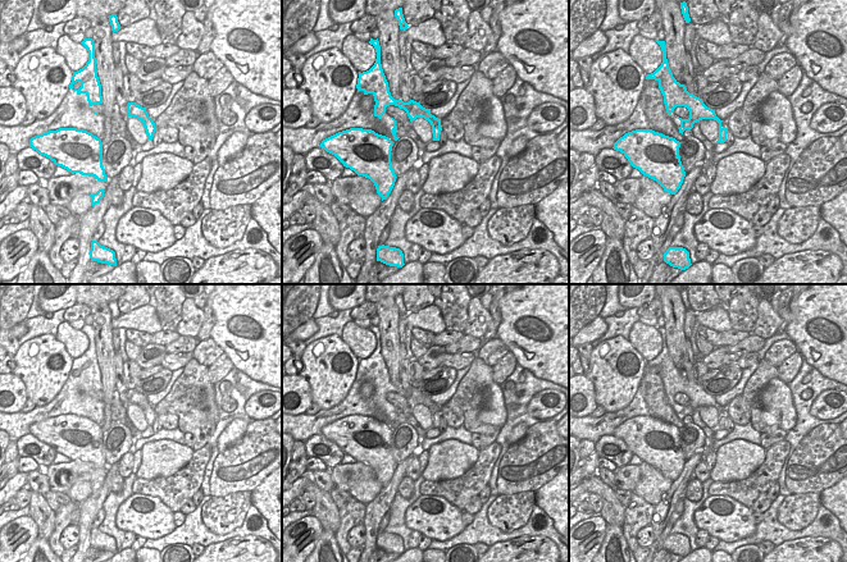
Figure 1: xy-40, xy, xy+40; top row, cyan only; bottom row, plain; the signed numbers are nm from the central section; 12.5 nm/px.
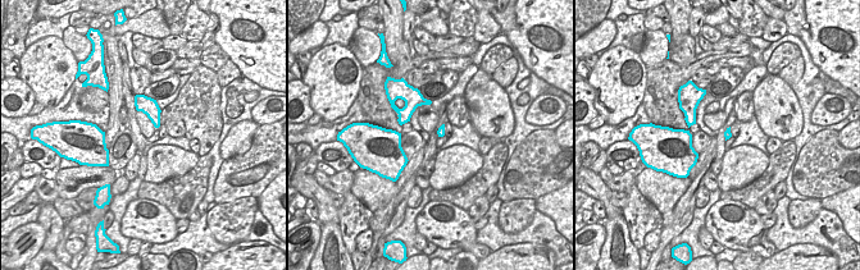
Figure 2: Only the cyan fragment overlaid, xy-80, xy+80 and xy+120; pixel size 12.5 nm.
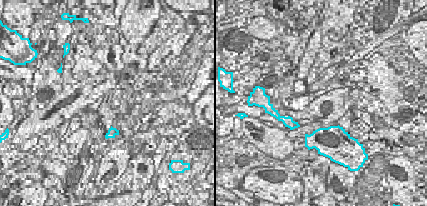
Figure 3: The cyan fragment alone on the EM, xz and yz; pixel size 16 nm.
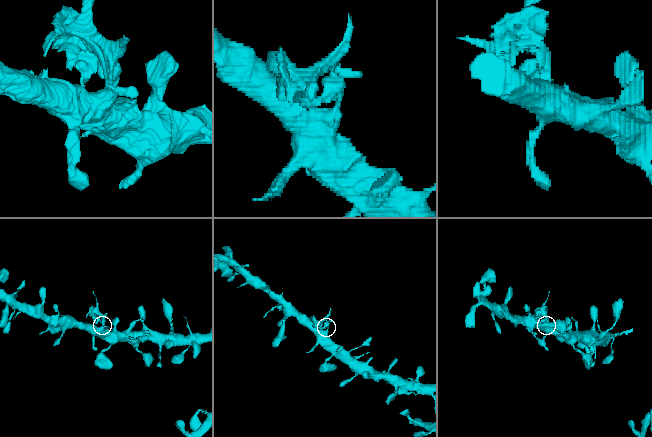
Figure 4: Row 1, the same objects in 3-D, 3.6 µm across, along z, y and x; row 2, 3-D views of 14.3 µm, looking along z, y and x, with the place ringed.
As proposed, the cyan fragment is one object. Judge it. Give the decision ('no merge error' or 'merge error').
merge error

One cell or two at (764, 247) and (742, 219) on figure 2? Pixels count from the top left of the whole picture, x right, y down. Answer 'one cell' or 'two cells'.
one cell

